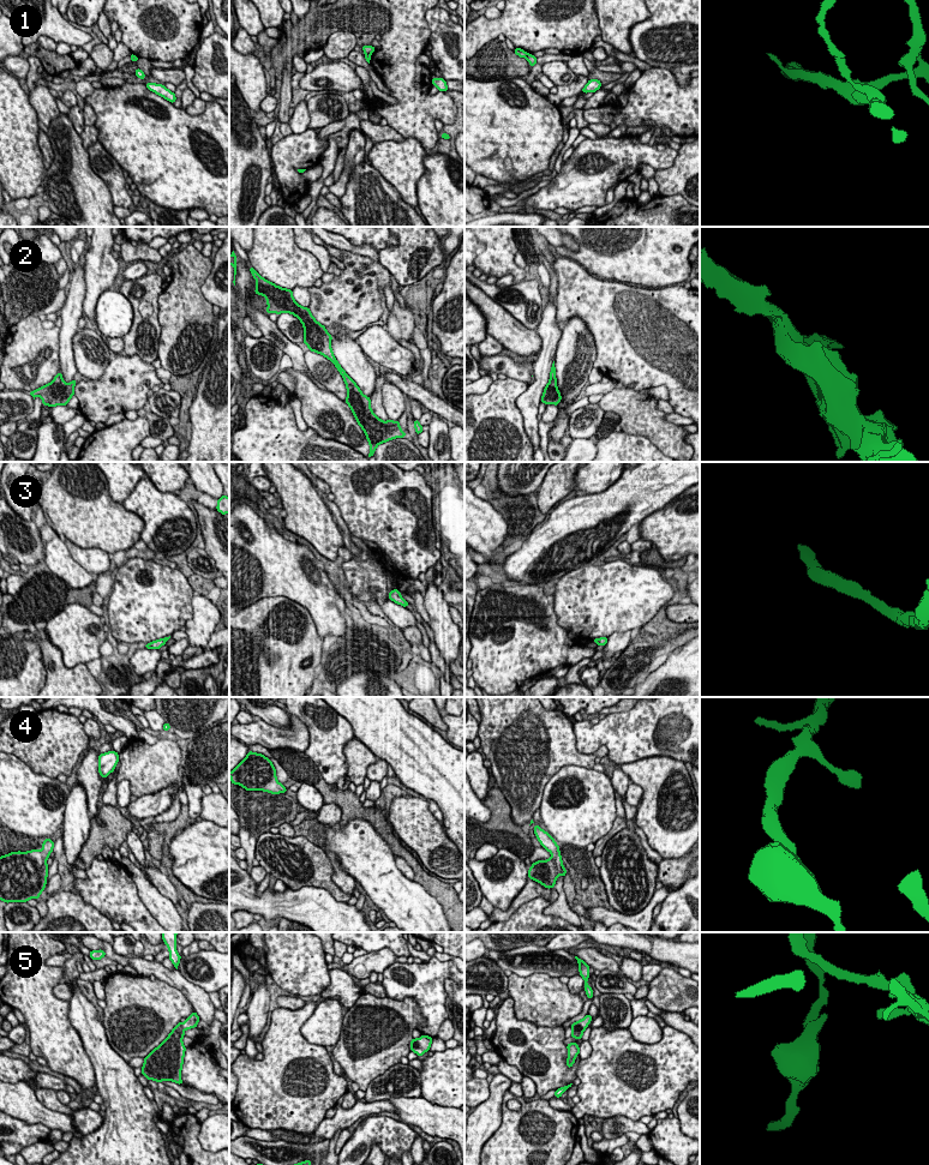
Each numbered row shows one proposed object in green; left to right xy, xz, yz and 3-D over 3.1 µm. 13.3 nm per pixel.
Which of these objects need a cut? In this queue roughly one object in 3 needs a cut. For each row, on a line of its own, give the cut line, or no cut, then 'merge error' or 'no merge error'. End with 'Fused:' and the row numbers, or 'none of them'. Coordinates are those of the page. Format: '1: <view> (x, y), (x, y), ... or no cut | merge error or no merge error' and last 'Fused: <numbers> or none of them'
1: yz (527, 53), (526, 58) | merge error
2: no cut | no merge error
3: no cut | no merge error
4: no cut | no merge error
5: no cut | no merge error
Fused: 1

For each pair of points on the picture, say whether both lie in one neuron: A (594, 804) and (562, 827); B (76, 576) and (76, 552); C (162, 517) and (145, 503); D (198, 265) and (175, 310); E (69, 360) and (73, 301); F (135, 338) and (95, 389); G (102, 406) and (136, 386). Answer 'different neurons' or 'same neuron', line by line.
A: same neuron
B: different neurons
C: same neuron
D: same neuron
E: same neuron
F: different neurons
G: same neuron

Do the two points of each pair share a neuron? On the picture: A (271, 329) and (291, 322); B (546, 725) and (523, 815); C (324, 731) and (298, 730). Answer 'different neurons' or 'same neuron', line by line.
A: different neurons
B: same neuron
C: different neurons

